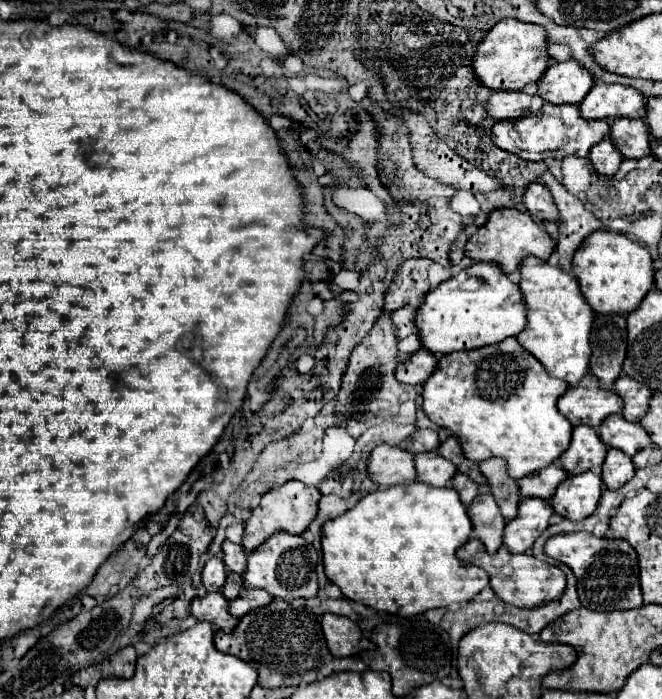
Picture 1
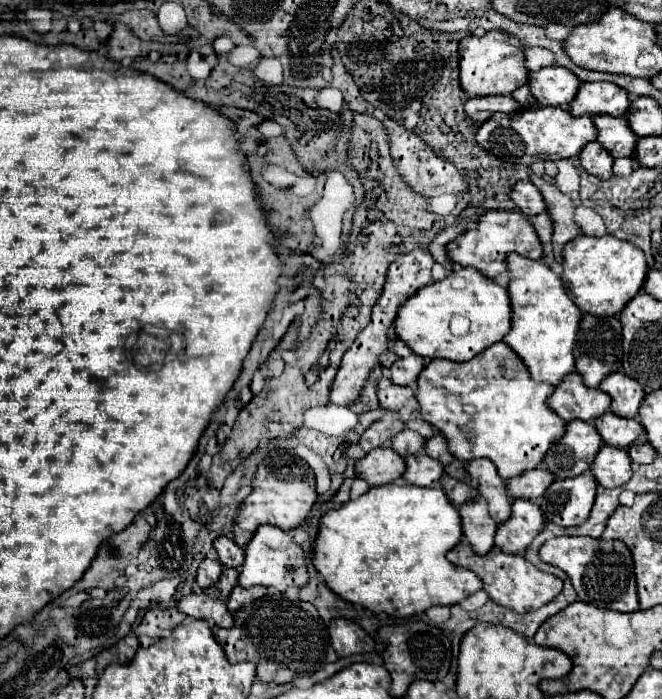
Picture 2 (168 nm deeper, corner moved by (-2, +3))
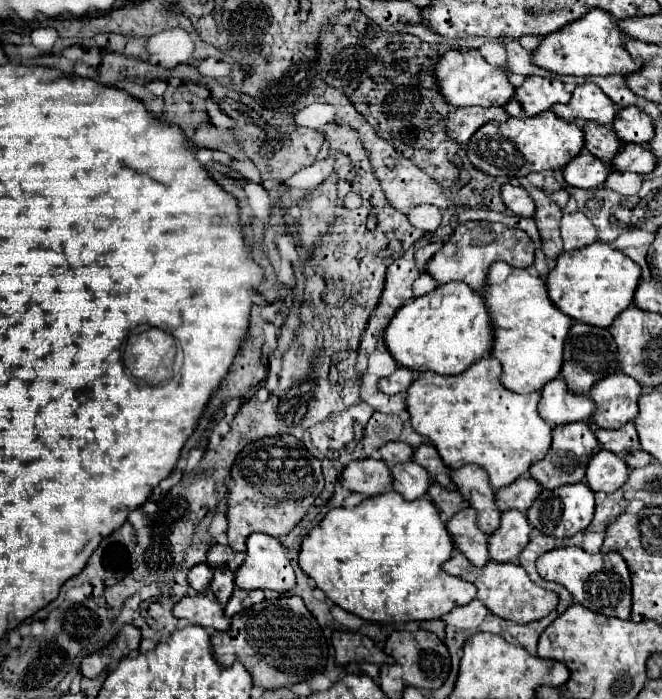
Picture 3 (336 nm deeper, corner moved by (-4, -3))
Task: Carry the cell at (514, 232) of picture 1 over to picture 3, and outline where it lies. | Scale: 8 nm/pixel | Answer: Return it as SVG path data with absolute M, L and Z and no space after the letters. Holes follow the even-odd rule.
M466 222L460 224L452 238L442 246L440 252L434 254L434 258L428 262L426 270L432 274L440 284L462 280L472 290L484 292L486 290L486 278L488 268L492 262L508 262L516 268L530 268L534 264L534 242L530 236L520 228L506 228L504 224L492 224L492 222Z

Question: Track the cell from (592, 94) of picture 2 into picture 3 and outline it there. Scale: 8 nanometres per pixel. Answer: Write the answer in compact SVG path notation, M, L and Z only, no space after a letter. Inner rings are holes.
M582 84L572 92L572 100L568 104L556 104L552 112L558 118L574 124L594 120L610 126L616 118L616 104L612 104L612 100L608 100L608 96L604 96L596 84Z

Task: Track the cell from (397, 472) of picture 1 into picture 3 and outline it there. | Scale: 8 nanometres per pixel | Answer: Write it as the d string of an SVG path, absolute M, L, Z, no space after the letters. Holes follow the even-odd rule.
M366 458L362 462L350 462L340 476L340 482L350 492L362 496L376 496L392 490L392 472L384 460Z

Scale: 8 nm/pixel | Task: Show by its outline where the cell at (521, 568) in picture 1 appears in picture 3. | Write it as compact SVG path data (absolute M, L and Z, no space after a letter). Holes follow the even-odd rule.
M454 550L450 560L442 564L442 570L452 574L452 576L458 576L458 578L464 578L464 580L472 582L478 588L476 598L492 614L496 614L500 618L506 618L506 620L512 620L512 622L528 624L532 620L540 620L540 618L548 616L558 604L558 594L552 592L552 590L544 590L538 584L534 584L520 564L510 564L510 562L500 564L500 562L490 560L482 568L478 568L478 566L470 564L470 560L460 550Z

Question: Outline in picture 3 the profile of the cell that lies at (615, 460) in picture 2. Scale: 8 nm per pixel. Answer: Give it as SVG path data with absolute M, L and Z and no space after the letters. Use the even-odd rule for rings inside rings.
M600 450L588 464L586 480L594 492L614 492L628 480L628 466L618 454Z

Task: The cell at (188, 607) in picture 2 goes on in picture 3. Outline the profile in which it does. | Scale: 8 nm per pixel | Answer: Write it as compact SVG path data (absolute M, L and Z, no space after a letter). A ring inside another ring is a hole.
M204 590L194 596L184 596L174 606L174 616L190 620L190 624L198 624L222 632L230 628L230 618L224 616L224 610L218 604L216 596L212 596L212 590Z

